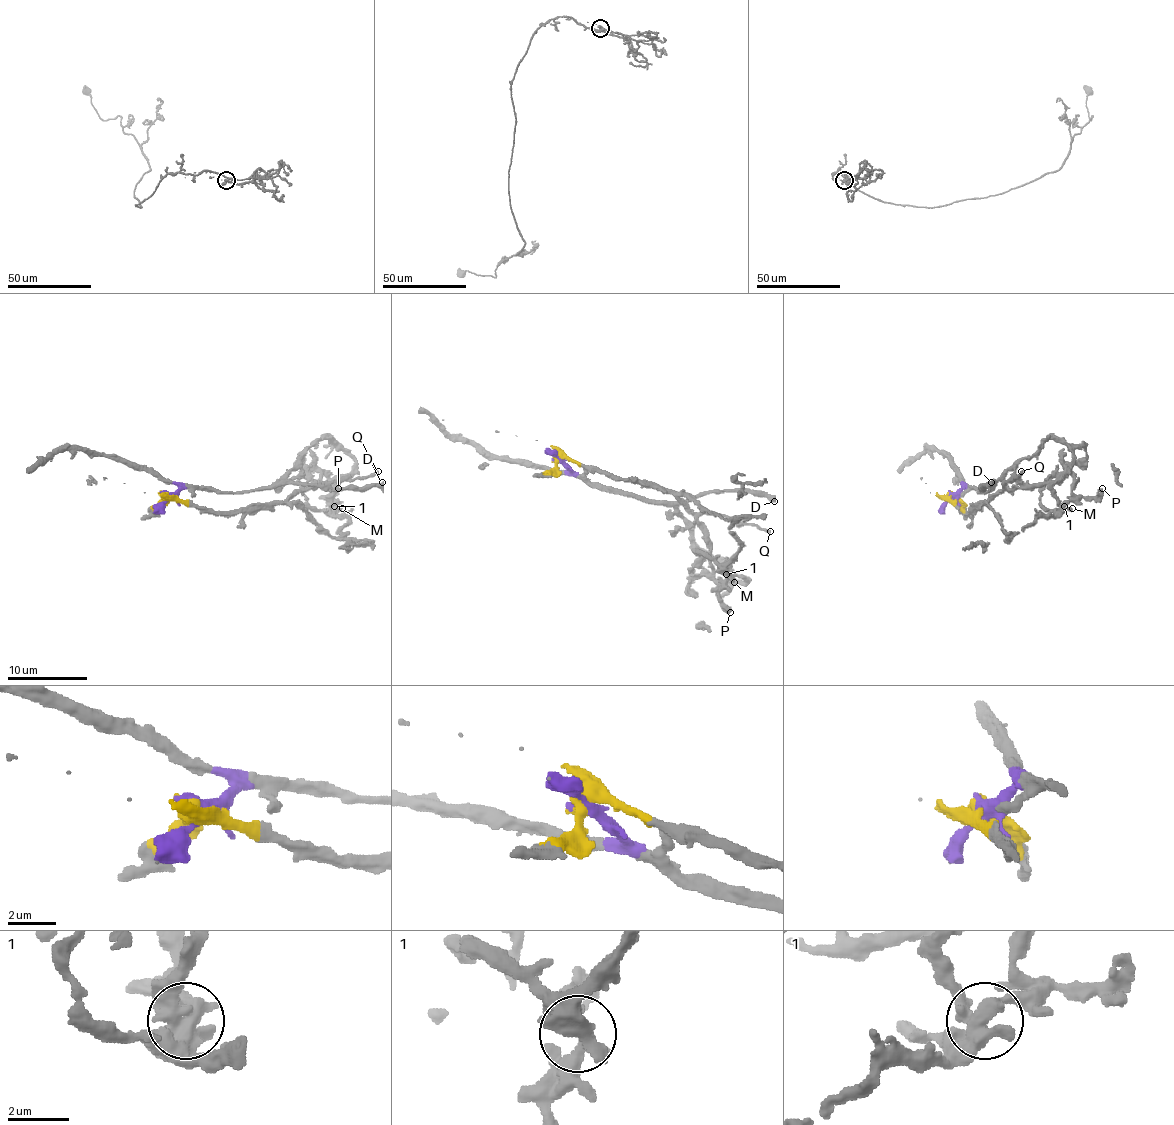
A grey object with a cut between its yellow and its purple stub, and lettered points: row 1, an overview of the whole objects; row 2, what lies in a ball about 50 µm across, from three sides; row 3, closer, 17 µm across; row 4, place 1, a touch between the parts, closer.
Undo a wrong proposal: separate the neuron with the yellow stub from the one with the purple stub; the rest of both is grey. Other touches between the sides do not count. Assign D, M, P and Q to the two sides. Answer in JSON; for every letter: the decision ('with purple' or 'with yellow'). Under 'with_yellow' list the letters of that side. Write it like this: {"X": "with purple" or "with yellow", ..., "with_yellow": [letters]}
{"D": "with purple", "M": "with purple", "P": "with yellow", "Q": "with yellow", "with_yellow": ["P", "Q"]}

